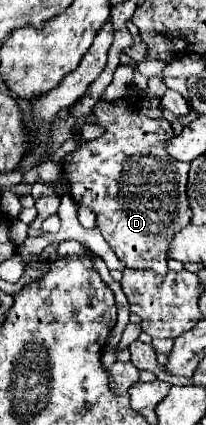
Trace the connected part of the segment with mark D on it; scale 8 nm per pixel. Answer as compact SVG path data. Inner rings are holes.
M128 89L126 97L116 103L98 101L94 107L94 115L98 125L106 127L106 133L94 141L82 143L76 151L64 157L64 179L70 187L70 195L78 205L88 205L98 215L98 229L102 237L108 241L118 259L130 269L152 269L158 275L168 271L166 267L166 247L170 247L170 239L182 227L190 223L190 203L186 199L186 183L190 163L180 163L170 159L166 151L166 143L174 137L172 125L166 119L150 119L138 115L138 93Z

